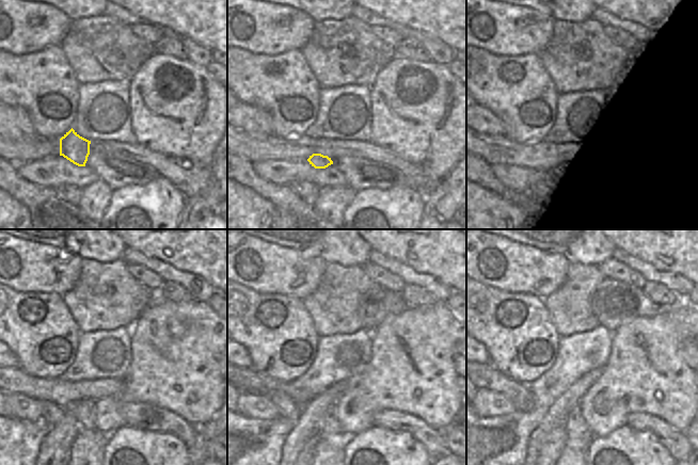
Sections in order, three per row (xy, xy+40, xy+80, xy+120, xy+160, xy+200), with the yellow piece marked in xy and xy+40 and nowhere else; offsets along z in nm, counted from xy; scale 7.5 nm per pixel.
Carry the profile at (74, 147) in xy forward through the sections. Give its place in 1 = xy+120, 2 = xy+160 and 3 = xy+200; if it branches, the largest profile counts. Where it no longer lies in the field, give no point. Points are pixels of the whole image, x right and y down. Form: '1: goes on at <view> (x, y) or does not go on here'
1: goes on at xy+120 (84, 412)
2: goes on at xy+160 (331, 425)
3: goes on at xy+200 (576, 428)

